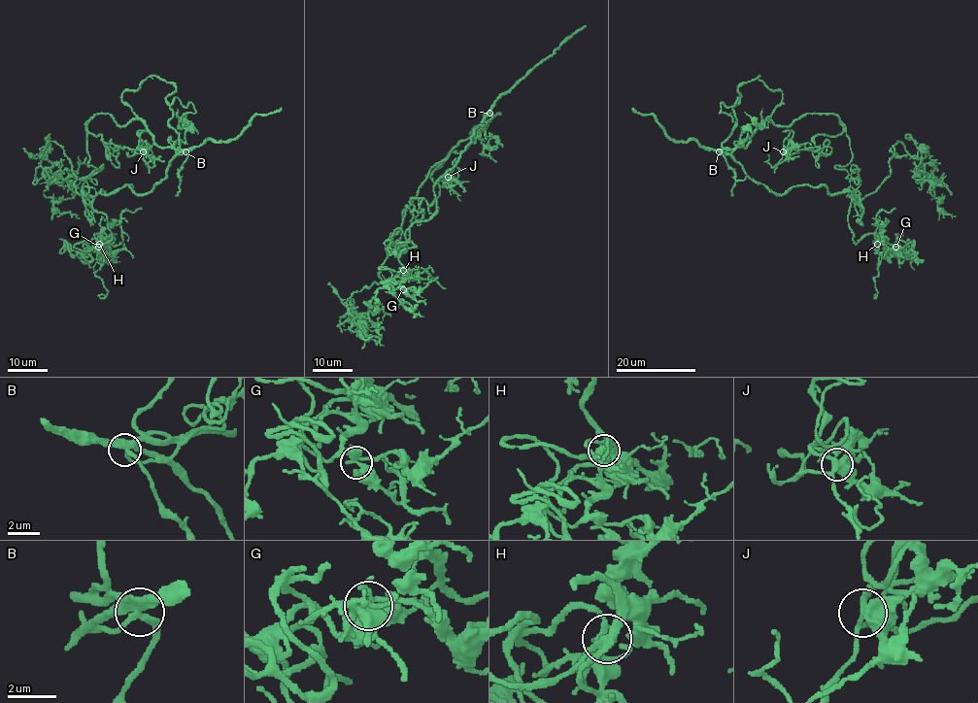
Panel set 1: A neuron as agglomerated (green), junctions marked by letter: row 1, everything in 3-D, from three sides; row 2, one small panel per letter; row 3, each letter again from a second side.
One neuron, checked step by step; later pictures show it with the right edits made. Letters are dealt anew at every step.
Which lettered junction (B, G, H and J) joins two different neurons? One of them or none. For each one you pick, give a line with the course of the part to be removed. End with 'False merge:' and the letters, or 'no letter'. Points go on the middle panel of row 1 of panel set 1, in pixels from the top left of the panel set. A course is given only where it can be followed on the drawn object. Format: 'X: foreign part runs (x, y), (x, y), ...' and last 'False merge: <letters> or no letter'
False merge: no letter

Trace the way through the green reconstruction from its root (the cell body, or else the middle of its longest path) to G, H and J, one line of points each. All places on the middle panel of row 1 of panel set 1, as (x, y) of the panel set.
G: (426, 220), (414, 222), (409, 241), (397, 244), (416, 247), (399, 257), (408, 274), (403, 289)
H: (426, 220), (414, 222), (409, 241), (397, 244), (412, 242), (416, 247), (402, 251), (399, 259), (404, 270)
J: (426, 220), (386, 251), (385, 243), (401, 236), (397, 228), (392, 246), (410, 200), (429, 205), (448, 177)

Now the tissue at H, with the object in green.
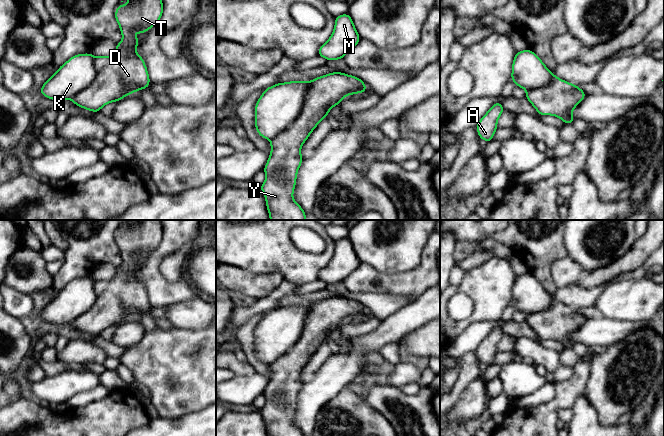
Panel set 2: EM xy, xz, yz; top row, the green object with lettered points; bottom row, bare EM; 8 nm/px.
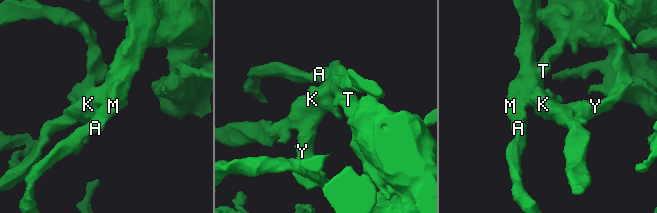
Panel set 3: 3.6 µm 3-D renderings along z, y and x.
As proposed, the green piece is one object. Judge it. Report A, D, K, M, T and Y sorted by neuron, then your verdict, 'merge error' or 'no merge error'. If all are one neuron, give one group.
A D K M T Y; no merge error

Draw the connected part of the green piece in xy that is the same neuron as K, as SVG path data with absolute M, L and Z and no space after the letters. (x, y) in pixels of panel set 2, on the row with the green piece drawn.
M127 0L128 4L118 5L115 19L122 33L122 42L116 44L116 51L109 57L94 57L91 53L78 54L58 68L41 87L39 92L52 100L71 99L81 108L99 112L110 102L117 102L125 96L150 85L149 74L144 59L136 53L140 39L132 35L134 31L143 34L155 26L163 13L162 0Z

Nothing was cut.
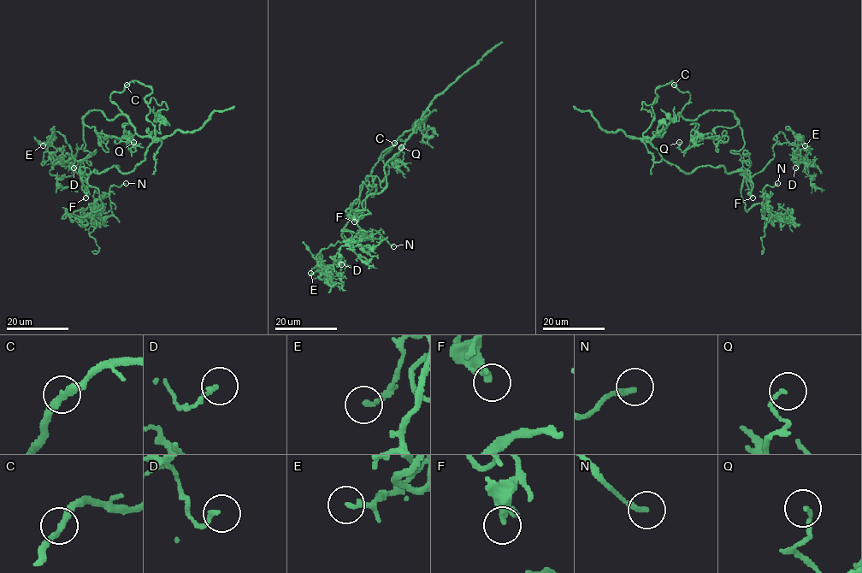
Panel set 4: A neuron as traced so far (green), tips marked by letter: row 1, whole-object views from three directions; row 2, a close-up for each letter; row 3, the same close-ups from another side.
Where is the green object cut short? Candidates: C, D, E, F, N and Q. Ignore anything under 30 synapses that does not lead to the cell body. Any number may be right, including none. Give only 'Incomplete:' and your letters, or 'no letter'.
Incomplete: no letter

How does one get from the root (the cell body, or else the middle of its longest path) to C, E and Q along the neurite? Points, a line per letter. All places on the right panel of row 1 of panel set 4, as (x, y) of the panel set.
C: (724, 168), (702, 165), (684, 174), (668, 163), (650, 141), (662, 136), (689, 101), (690, 94), (674, 85)
E: (724, 168), (742, 171), (749, 180), (774, 157), (781, 132), (790, 143), (803, 139), (805, 145)
Q: (724, 168), (749, 173), (731, 151), (739, 124), (679, 142)

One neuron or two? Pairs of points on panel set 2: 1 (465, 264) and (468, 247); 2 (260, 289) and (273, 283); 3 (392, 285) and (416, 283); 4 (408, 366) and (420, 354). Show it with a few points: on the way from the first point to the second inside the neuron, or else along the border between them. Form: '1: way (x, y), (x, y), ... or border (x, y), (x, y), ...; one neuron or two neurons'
1: border (477, 247), (458, 263), (458, 266), (464, 272); two neurons
2: way (263, 286), (266, 283), (270, 283); one neuron
3: way (398, 284), (410, 283); one neuron
4: border (404, 357), (422, 364); two neurons

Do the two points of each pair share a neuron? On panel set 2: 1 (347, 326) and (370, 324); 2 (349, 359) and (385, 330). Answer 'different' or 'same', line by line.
1: same
2: same

